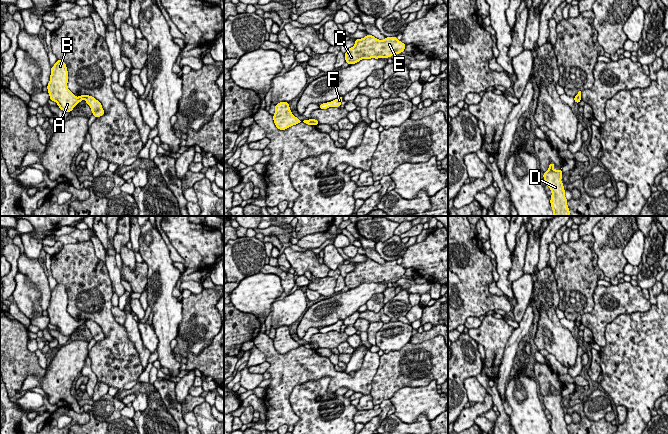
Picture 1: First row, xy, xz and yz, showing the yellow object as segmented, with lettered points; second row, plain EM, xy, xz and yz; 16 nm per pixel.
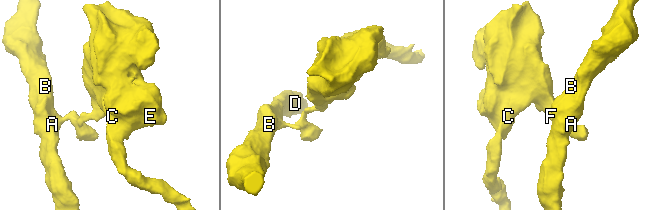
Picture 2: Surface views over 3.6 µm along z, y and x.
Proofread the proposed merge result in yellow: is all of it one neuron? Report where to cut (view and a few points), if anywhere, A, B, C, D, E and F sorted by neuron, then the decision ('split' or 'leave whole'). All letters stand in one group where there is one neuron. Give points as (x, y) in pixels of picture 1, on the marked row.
cut xy (88, 95), (85, 98); groups A B D / C E F; split

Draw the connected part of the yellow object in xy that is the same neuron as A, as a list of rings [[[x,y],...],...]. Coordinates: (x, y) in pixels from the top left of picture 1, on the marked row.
[[[57,60],[51,67],[50,81],[47,85],[50,100],[56,102],[58,107],[65,111],[71,112],[73,108],[88,95],[76,97],[67,87],[68,71],[64,61]]]

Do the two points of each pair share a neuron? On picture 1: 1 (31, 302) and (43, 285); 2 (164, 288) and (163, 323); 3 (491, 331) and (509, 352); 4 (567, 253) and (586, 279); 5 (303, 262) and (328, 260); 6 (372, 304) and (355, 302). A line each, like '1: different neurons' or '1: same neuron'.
1: different neurons
2: same neuron
3: different neurons
4: same neuron
5: different neurons
6: different neurons

